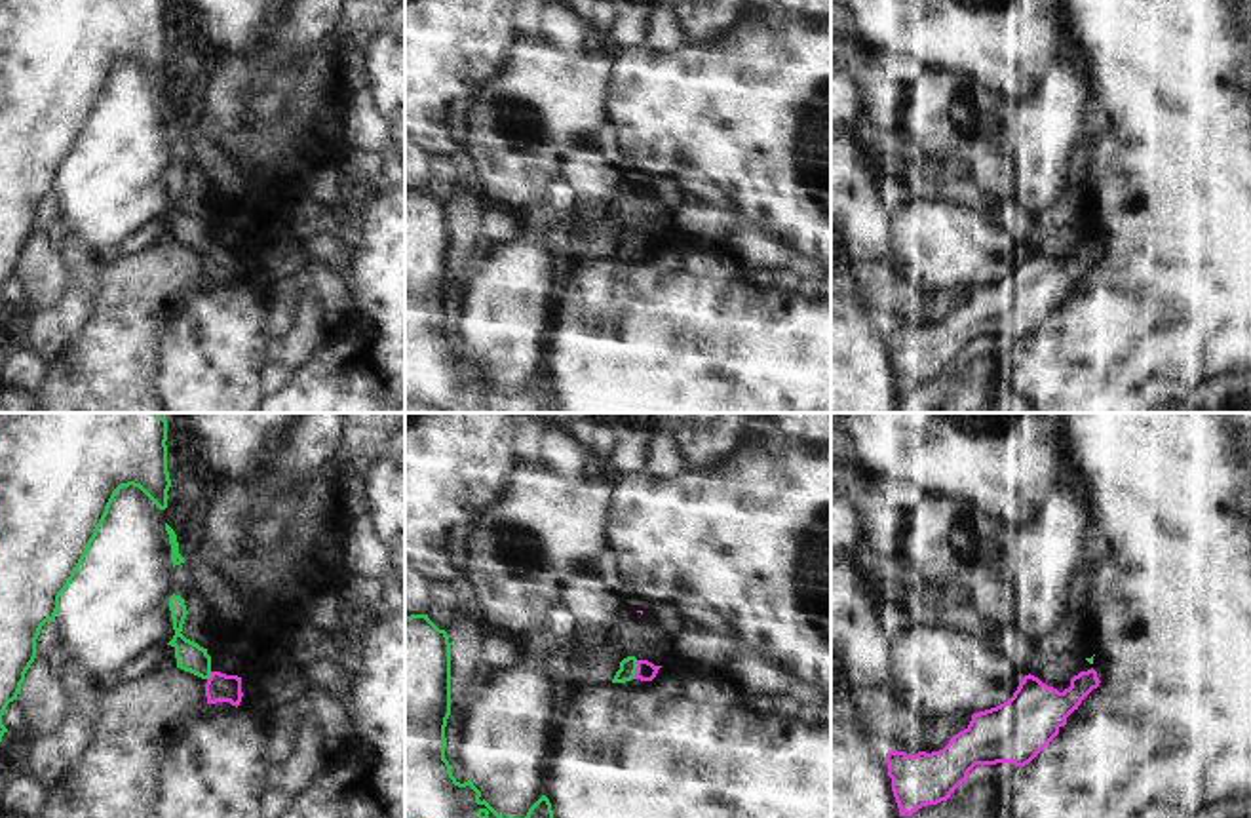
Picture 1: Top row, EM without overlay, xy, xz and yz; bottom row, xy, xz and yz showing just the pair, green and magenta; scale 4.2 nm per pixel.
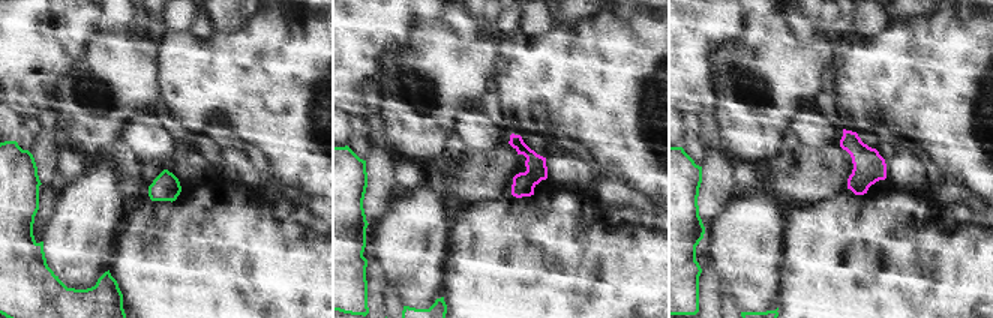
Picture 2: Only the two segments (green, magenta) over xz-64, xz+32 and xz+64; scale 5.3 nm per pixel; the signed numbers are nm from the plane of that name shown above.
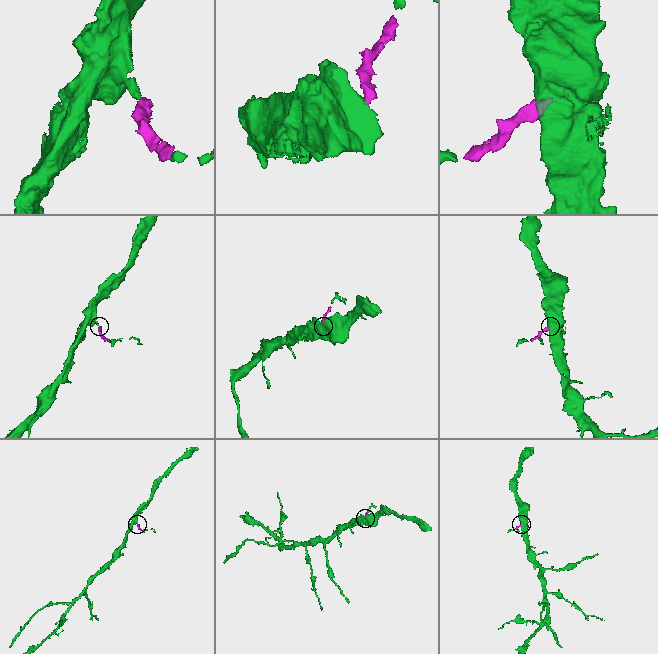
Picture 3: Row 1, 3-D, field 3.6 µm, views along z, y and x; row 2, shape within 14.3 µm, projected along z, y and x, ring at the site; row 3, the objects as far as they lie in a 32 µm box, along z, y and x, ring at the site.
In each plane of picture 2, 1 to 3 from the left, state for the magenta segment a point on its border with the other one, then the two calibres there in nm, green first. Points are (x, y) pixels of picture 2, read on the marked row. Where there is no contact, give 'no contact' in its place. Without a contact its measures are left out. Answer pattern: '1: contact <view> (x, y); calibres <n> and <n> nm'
1: no contact
2: no contact
3: no contact

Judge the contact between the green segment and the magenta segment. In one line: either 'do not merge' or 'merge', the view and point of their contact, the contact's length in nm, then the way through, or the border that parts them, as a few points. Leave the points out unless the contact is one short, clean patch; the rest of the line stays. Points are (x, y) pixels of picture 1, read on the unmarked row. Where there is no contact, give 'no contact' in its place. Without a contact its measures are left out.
merge; contact xz (635, 244); length 80 nm; way xz (628, 240), (635, 244), (645, 244)

